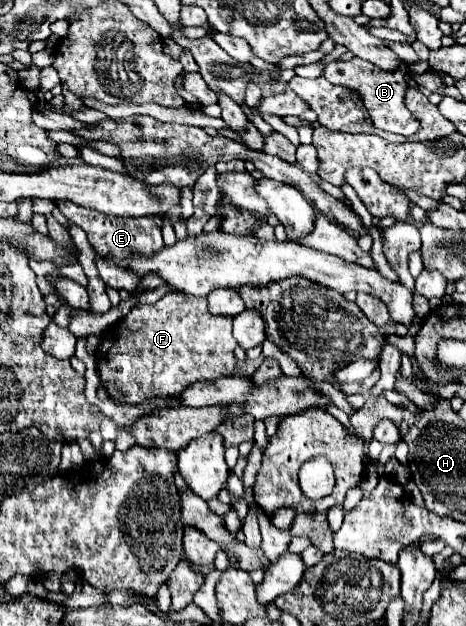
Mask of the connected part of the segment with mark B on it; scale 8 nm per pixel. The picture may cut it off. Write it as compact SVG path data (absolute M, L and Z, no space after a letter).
M353 57L345 63L343 61L327 63L323 69L323 77L327 81L333 81L335 85L343 85L343 87L349 87L355 93L359 93L359 97L361 97L361 101L363 101L363 105L365 105L367 113L371 115L371 121L377 129L399 133L399 135L413 135L418 130L419 121L405 105L407 65L401 63L395 71L383 71L377 65L373 65L361 57Z

